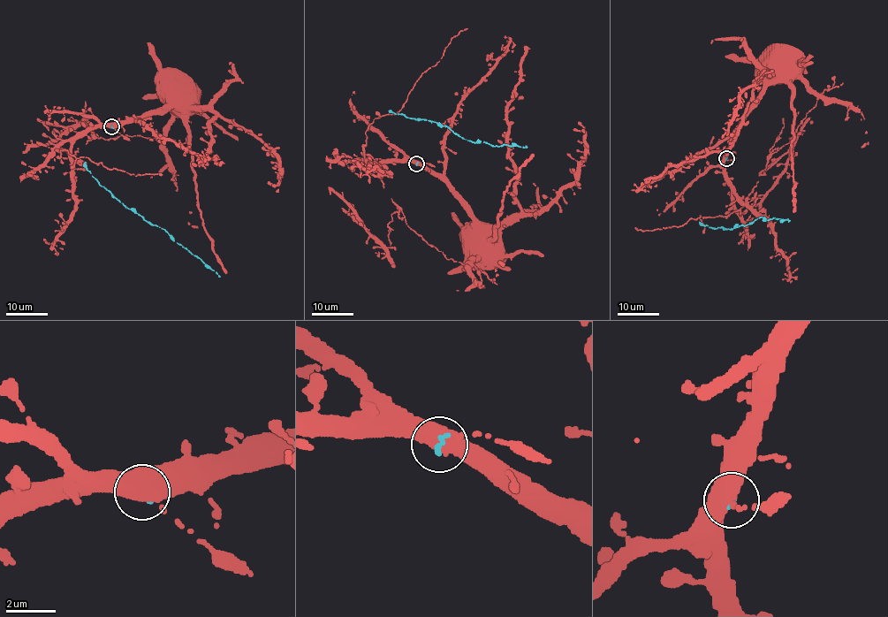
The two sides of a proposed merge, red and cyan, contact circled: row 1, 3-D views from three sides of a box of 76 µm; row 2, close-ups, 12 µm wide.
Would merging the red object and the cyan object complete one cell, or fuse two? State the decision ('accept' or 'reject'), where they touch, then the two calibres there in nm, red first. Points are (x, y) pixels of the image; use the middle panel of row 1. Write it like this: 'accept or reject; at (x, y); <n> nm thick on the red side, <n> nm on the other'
accept; at (416, 163); 550 nm thick on the red side, 260 nm on the other

